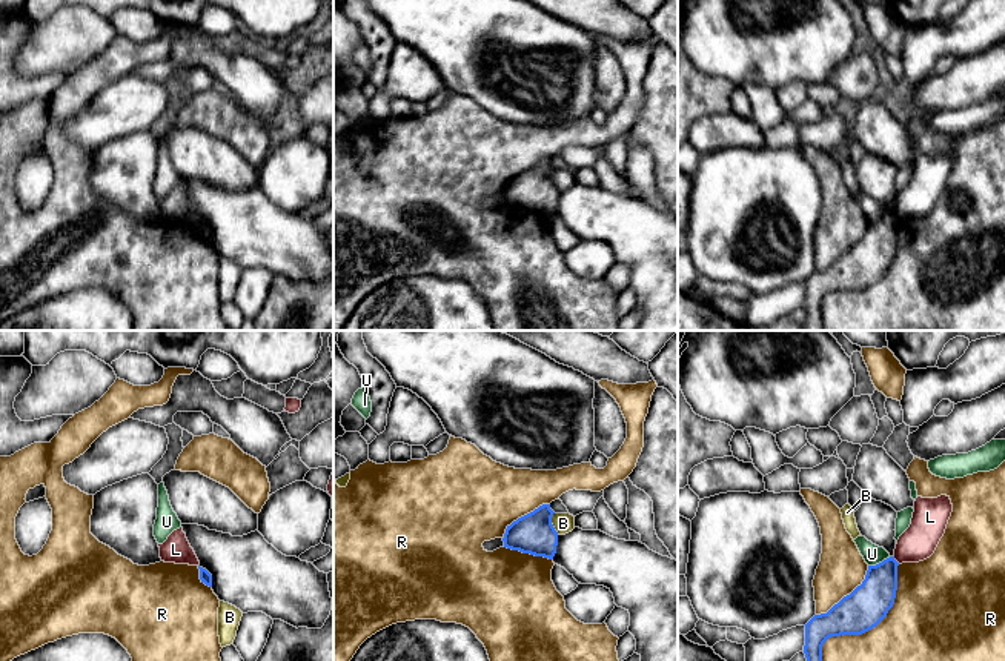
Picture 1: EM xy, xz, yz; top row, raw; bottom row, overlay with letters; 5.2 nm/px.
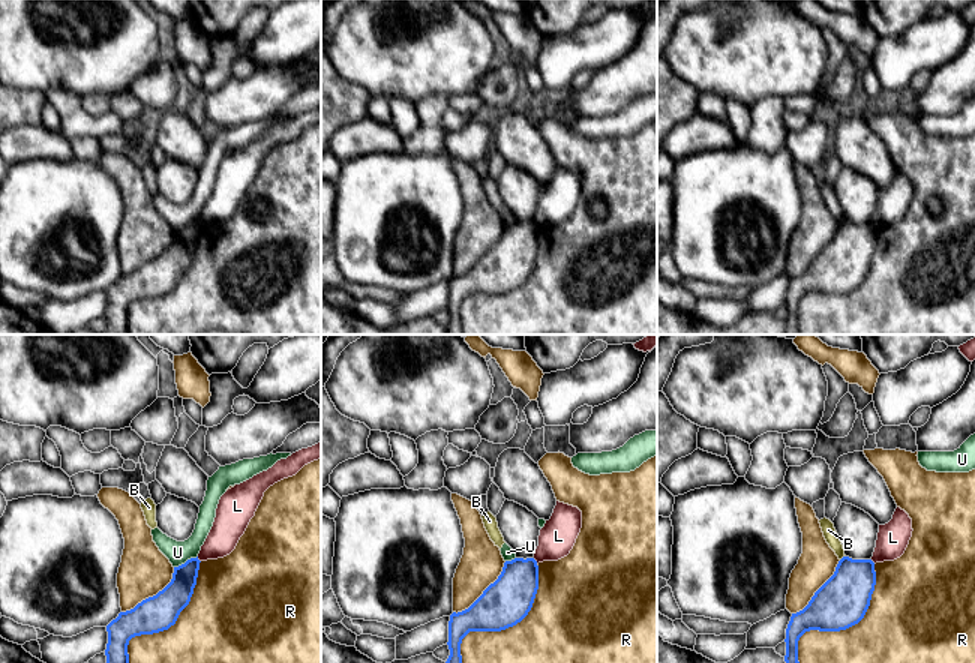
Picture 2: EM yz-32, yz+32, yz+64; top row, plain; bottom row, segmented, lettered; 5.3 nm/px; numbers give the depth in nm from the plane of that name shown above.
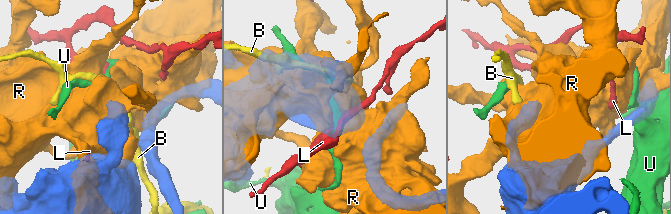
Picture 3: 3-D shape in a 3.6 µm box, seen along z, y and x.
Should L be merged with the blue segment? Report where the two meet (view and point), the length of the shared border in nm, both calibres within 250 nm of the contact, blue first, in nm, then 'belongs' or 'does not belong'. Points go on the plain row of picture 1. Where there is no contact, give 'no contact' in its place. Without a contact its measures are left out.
yz (895, 215) | 50 nm | 200/190 nm | does not belong

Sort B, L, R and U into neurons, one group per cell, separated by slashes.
B / L / R / U

